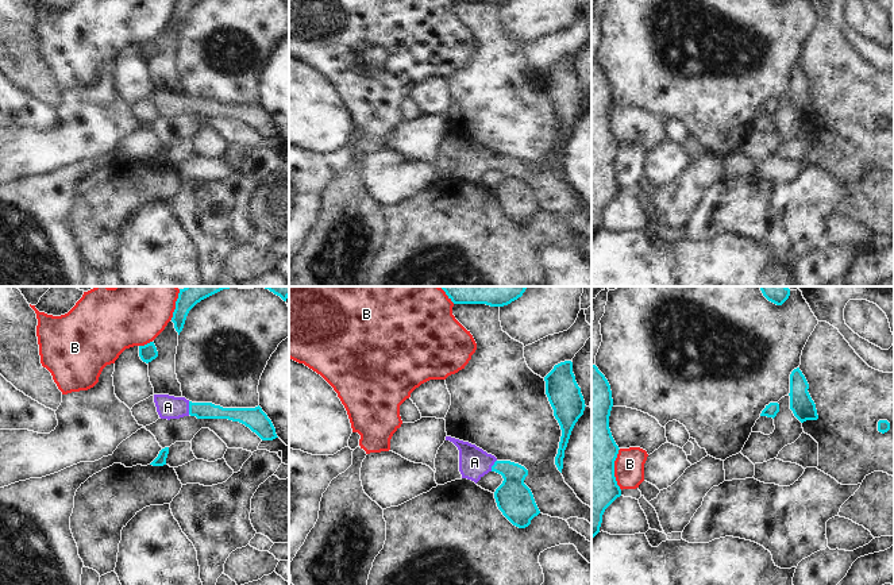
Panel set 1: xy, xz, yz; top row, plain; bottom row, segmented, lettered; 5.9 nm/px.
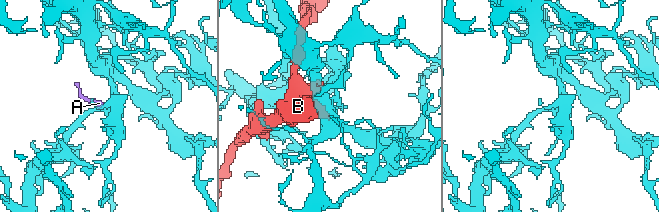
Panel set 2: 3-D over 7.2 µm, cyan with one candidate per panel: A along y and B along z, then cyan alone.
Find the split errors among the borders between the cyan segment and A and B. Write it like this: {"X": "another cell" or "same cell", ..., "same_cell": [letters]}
{"A": "same cell", "B": "another cell", "same_cell": ["A"]}

